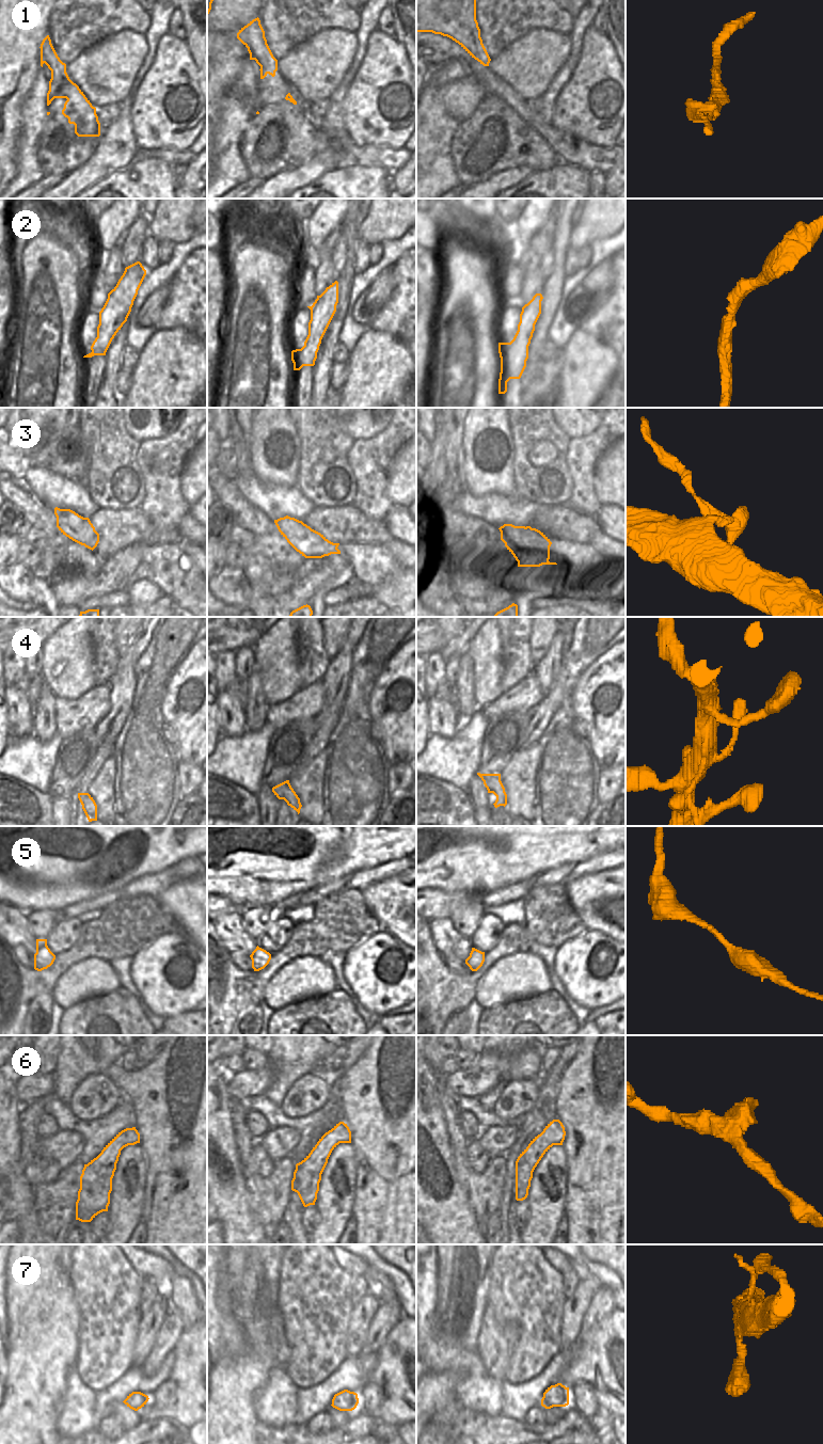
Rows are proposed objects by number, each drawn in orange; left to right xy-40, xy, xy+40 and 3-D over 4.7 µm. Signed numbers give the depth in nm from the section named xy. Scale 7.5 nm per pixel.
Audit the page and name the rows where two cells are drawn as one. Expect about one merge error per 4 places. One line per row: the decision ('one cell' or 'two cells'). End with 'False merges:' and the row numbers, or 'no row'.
1: one cell
2: one cell
3: two cells
4: one cell
5: one cell
6: one cell
7: one cell
False merges: 3

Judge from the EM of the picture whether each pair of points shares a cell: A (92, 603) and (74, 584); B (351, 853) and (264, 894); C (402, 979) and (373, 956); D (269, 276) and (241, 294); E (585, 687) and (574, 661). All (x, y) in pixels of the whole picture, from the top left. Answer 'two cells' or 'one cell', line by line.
A: two cells
B: one cell
C: one cell
D: one cell
E: two cells

